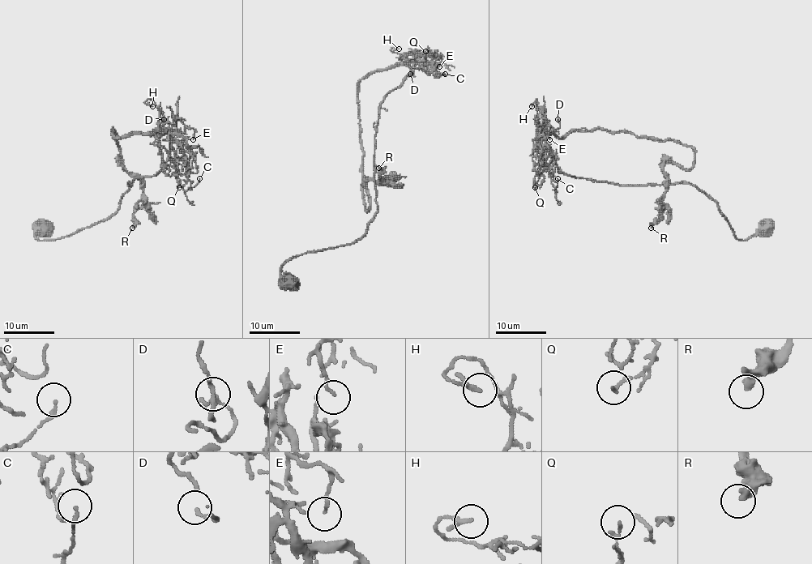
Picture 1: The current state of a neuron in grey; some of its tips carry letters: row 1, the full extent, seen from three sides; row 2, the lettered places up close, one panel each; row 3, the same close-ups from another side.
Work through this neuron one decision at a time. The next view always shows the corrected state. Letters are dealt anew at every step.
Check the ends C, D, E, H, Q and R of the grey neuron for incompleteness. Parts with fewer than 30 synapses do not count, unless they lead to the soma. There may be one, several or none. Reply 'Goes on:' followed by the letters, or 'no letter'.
Goes on: no letter

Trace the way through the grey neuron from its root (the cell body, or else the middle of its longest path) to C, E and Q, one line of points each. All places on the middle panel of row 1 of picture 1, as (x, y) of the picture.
C: (288, 283), (287, 261), (365, 233), (377, 211), (378, 113), (413, 71), (405, 61), (445, 74)
E: (288, 283), (280, 269), (287, 261), (365, 233), (377, 211), (381, 103), (413, 71), (405, 61), (439, 66)
Q: (288, 283), (287, 261), (365, 233), (377, 211), (381, 103), (413, 71), (405, 61), (425, 60), (425, 51)

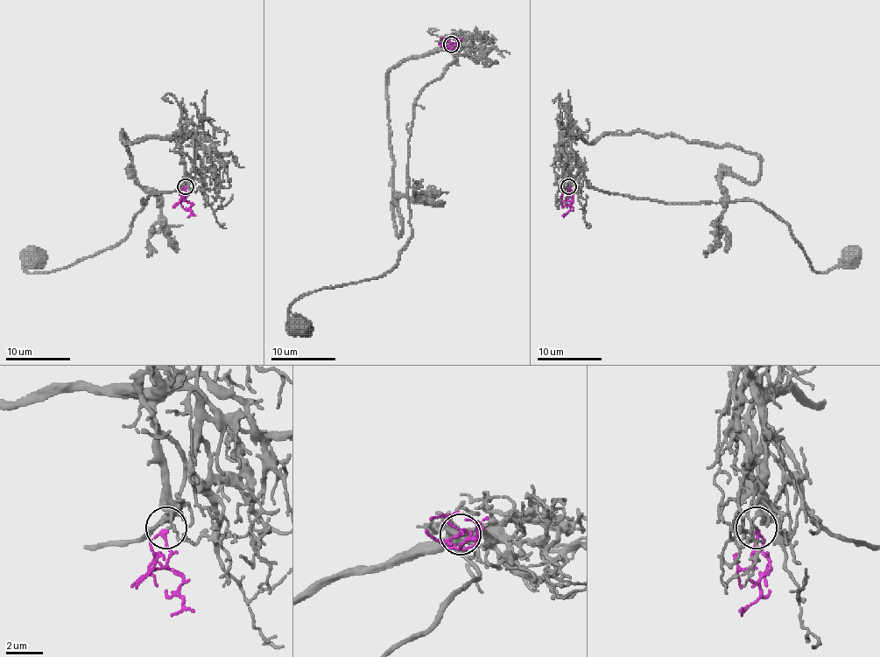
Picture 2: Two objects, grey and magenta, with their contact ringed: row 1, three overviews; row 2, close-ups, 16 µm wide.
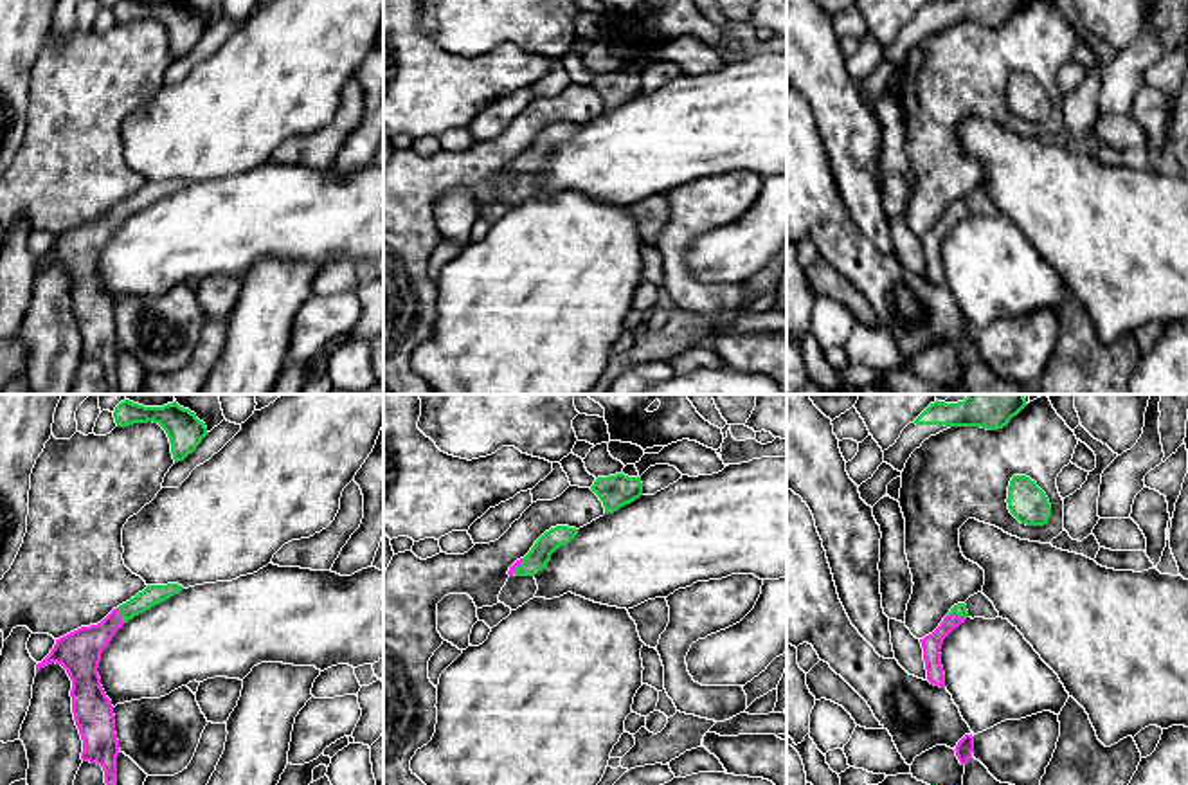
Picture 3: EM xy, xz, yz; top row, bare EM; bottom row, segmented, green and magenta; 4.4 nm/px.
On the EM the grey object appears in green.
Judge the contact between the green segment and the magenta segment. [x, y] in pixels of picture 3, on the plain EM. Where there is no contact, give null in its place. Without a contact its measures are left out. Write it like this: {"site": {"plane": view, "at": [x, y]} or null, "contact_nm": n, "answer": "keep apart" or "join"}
{"site": {"plane": "yz", "at": [956, 211]}, "contact_nm": 90, "answer": "join"}

